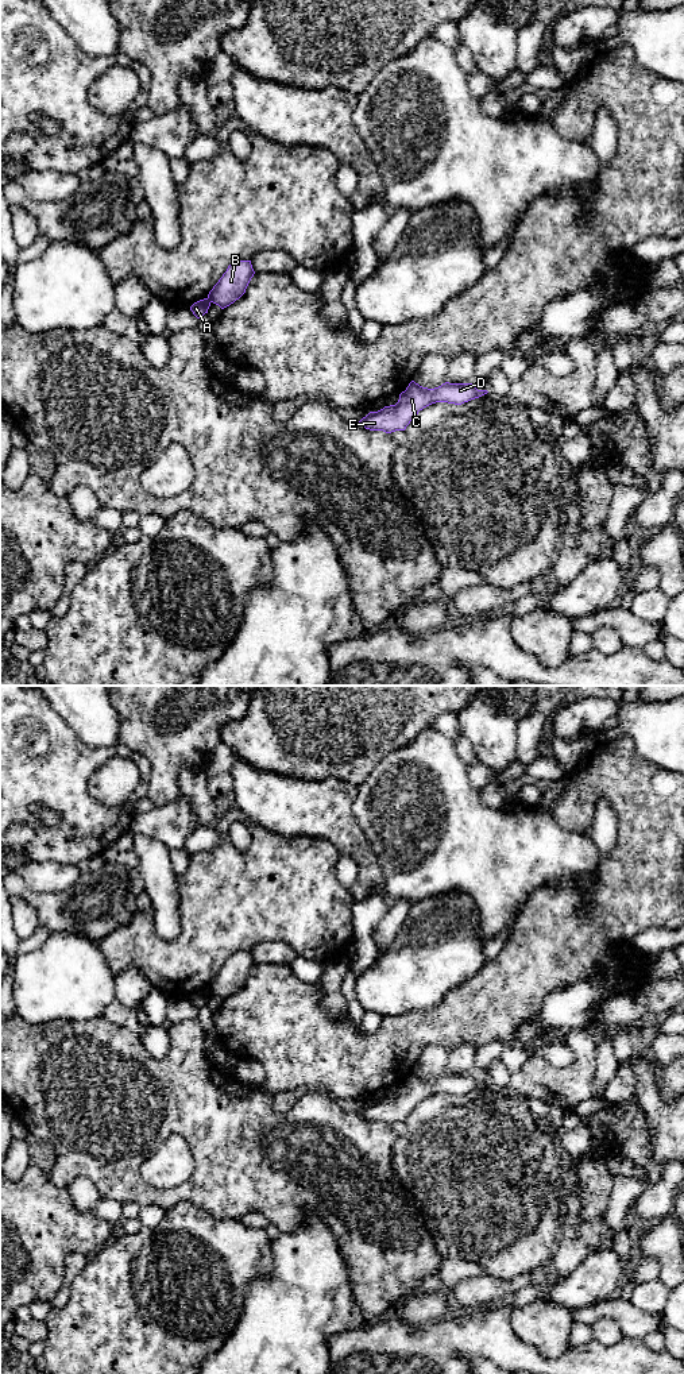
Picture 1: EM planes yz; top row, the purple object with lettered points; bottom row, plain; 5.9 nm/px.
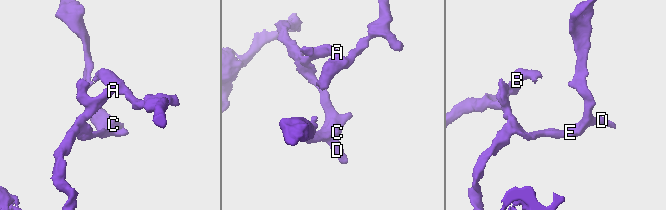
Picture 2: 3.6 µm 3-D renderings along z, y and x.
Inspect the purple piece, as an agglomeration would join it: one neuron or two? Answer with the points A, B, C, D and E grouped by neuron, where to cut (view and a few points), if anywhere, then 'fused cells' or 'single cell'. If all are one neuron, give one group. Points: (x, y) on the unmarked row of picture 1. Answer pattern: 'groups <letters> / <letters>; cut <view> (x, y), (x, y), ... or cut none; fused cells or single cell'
groups A C D E / B; cut yz (207, 990), (211, 992); fused cells

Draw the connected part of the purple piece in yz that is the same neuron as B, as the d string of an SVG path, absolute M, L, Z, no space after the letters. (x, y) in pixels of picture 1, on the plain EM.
M239 952L228 957L227 962L208 985L208 991L221 1000L239 991L254 968L251 952Z

